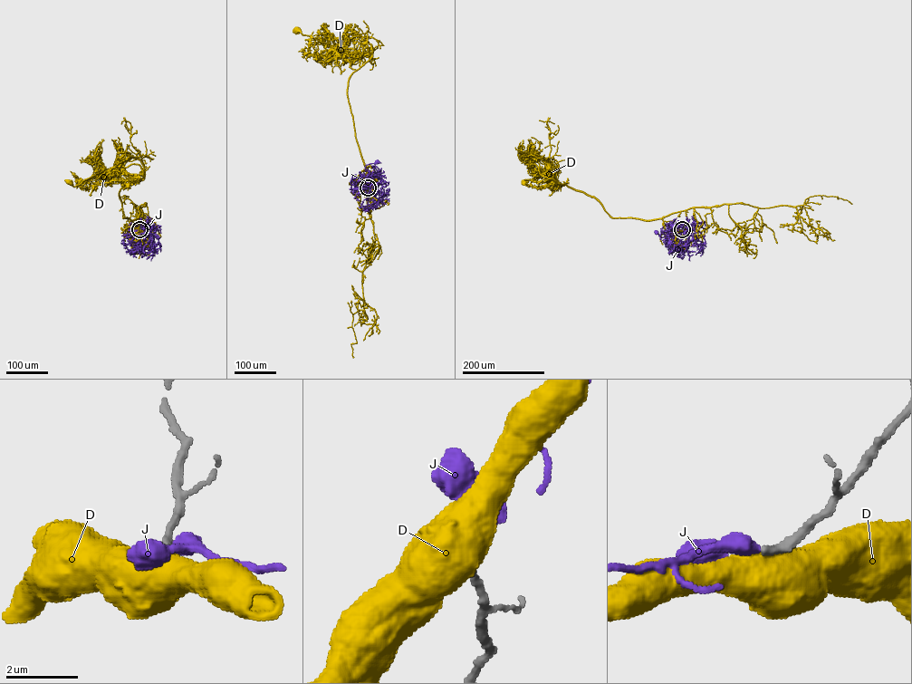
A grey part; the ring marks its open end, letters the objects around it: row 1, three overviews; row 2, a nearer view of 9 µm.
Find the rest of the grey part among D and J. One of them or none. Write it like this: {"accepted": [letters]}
{"accepted": ["J"]}

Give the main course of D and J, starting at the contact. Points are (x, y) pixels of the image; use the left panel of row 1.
D: (139, 229), (137, 218), (123, 212), (119, 192), (125, 180), (109, 179), (102, 171), (74, 187), (68, 181)
J: (139, 229), (146, 227), (137, 237), (148, 233)

